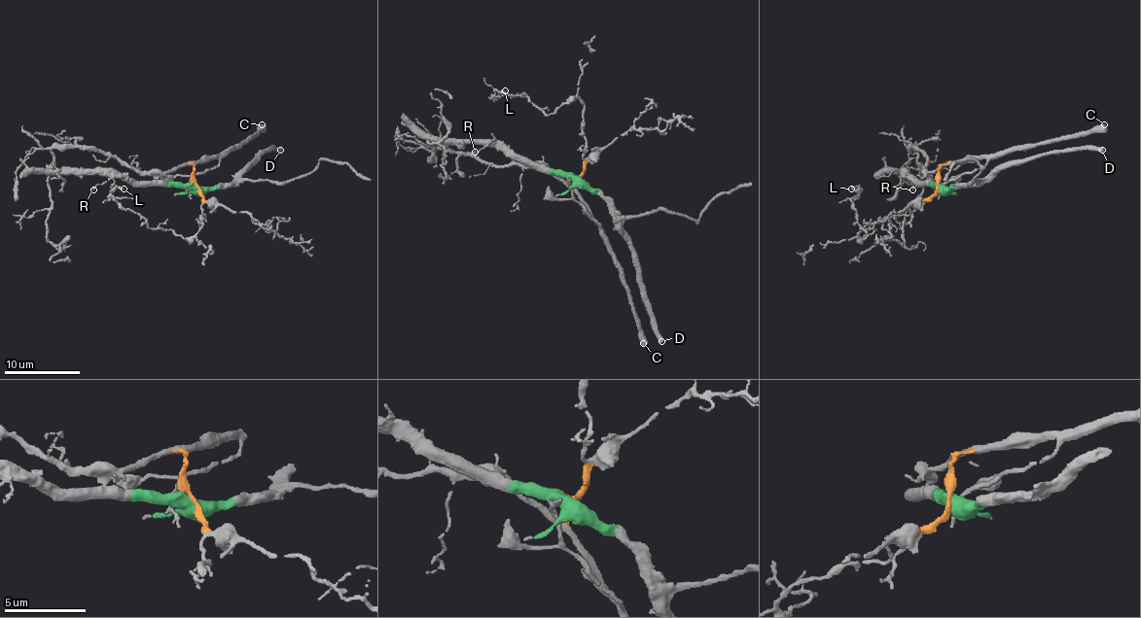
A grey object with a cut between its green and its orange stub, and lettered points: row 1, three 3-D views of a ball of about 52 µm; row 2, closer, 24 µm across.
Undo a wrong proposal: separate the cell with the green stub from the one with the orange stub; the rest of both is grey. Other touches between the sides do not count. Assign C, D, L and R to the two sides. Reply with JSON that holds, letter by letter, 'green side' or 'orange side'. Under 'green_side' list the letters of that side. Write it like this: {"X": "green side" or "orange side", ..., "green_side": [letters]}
{"C": "orange side", "D": "green side", "L": "orange side", "R": "green side", "green_side": ["D", "R"]}

